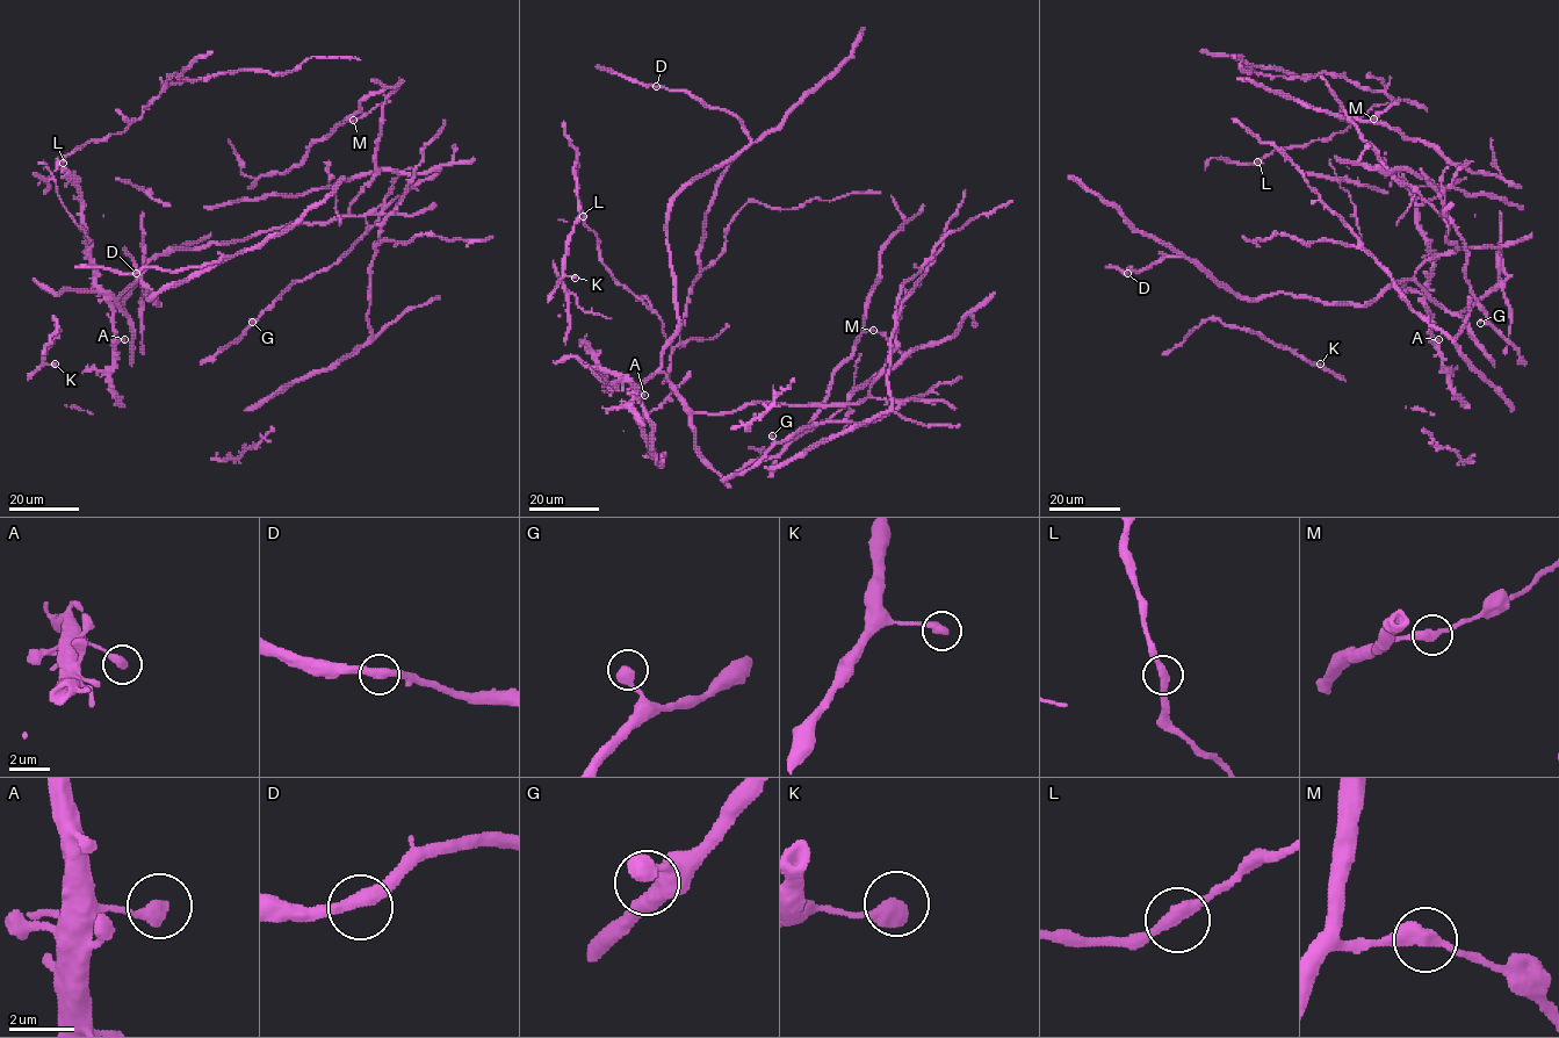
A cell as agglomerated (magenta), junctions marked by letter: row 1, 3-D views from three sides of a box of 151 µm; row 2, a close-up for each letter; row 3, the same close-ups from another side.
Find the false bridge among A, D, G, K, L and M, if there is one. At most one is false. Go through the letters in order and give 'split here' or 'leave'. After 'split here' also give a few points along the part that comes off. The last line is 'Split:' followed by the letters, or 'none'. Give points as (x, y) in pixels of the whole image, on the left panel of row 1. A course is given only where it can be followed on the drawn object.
A: split here
D: leave
G: leave
K: leave
L: leave
M: leave
Split: A

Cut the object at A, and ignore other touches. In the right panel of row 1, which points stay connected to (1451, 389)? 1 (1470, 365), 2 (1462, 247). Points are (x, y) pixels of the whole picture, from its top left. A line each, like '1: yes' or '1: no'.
1: no
2: no

